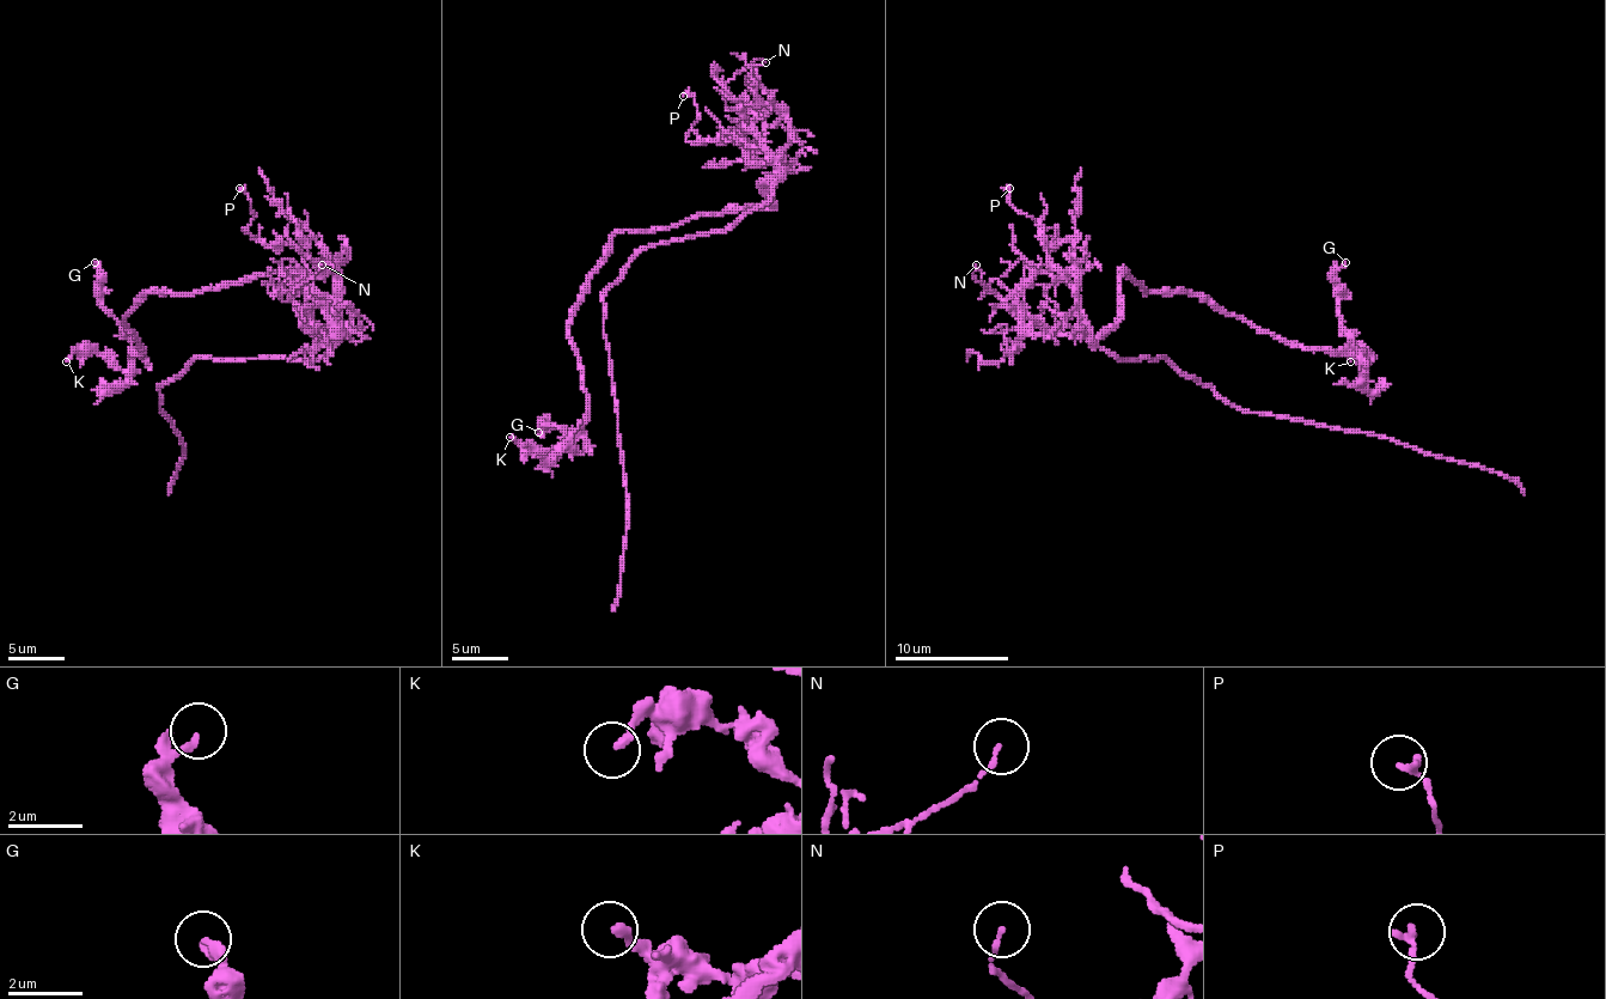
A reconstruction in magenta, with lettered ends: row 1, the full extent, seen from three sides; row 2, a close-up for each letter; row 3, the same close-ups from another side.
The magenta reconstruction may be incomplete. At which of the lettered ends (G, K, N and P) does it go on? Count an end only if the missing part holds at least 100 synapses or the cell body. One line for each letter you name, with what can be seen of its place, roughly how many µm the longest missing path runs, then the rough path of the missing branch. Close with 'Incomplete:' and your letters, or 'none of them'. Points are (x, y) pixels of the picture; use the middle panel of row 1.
Incomplete: none of them

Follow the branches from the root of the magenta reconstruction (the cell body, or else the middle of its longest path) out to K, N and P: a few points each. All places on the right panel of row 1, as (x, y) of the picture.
K: (1104, 349), (1127, 273), (1143, 293), (1203, 296), (1288, 341), (1350, 349), (1362, 370), (1360, 353), (1350, 361)
N: (1104, 349), (1086, 333), (1052, 333), (1027, 312), (1015, 312), (1009, 299), (1005, 302), (972, 276), (976, 265)
P: (1104, 349), (1092, 339), (1092, 327), (1081, 310), (1073, 242), (1052, 244), (1052, 236), (1009, 202), (1009, 188)

